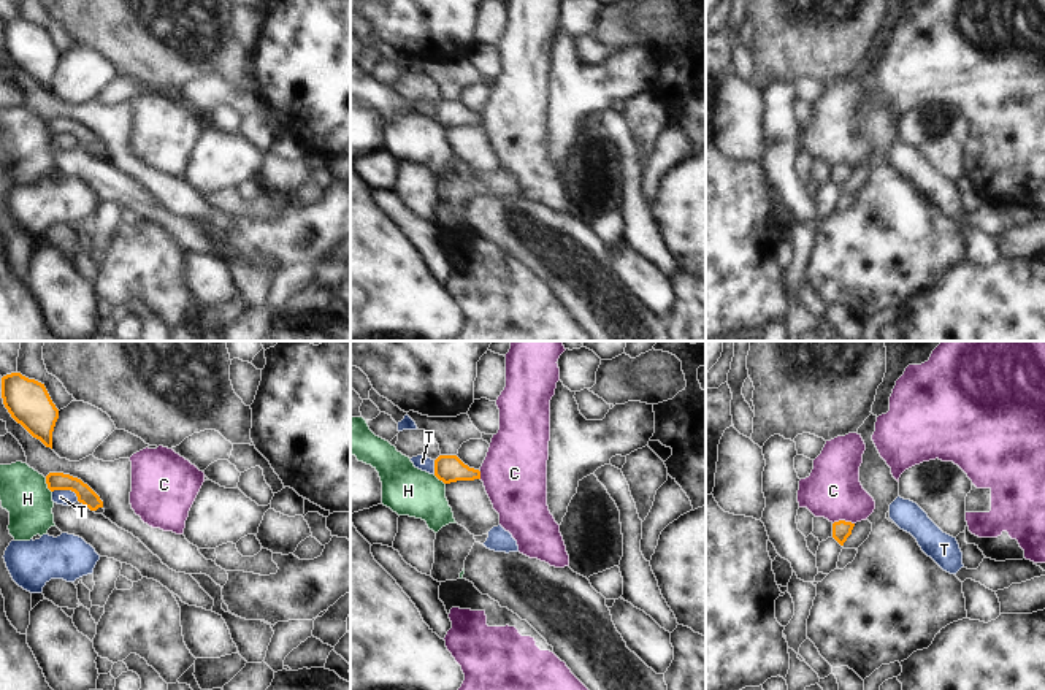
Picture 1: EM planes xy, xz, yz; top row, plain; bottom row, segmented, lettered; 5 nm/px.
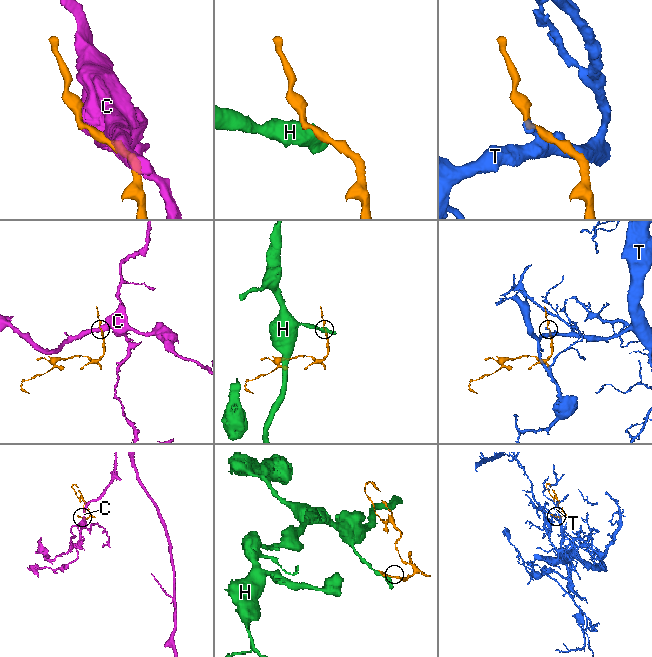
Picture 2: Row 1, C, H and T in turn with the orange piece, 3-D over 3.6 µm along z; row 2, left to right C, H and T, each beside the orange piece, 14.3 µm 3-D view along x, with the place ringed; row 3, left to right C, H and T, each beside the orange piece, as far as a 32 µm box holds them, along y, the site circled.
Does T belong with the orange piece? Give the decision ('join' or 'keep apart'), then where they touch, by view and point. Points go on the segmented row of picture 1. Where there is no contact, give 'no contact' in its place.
keep apart; contact xy (67, 489)

